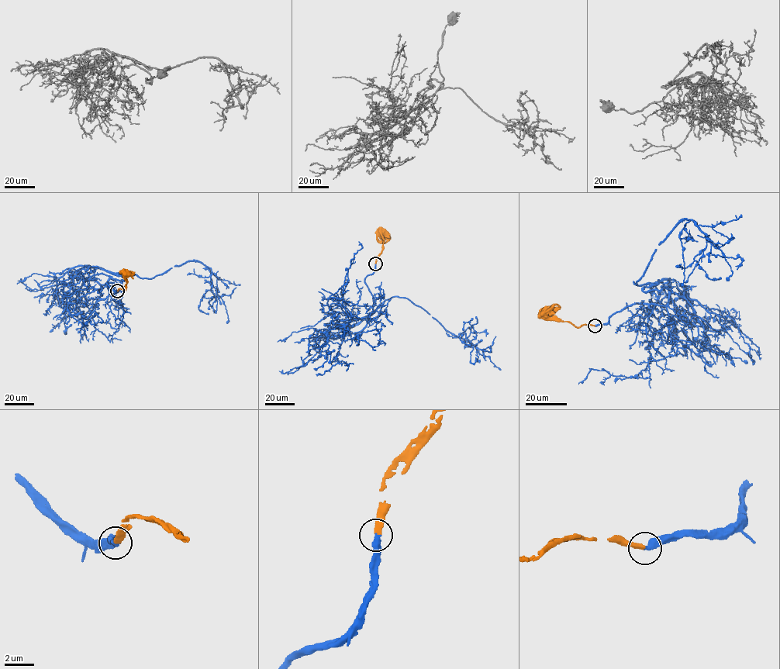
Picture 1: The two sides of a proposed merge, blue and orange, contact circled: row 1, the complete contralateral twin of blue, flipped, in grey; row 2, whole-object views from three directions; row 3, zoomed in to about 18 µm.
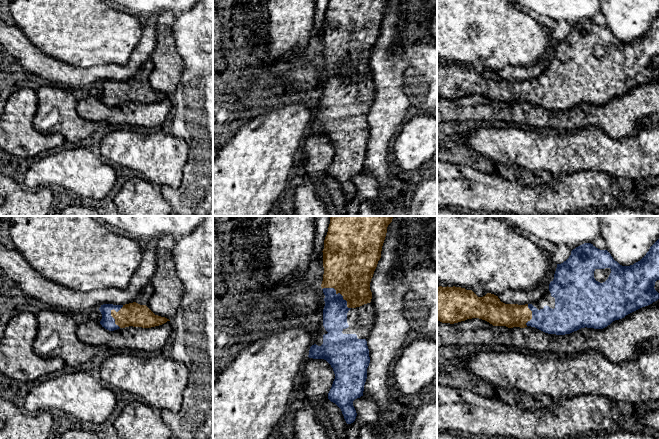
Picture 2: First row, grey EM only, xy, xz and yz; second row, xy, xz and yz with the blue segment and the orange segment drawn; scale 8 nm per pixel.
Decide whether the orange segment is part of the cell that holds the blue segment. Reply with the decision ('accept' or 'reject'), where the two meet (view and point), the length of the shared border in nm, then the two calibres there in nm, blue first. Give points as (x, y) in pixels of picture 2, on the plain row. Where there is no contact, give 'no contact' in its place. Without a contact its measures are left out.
accept; contact xz (338, 69); length 280 nm; calibres 190 and 420 nm

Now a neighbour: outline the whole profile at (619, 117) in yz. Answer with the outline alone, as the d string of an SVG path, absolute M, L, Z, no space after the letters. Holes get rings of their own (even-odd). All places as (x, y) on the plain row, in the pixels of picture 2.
M659 75L603 105L585 103L565 111L548 110L531 102L493 102L479 94L454 100L437 96L437 122L503 120L516 125L529 125L531 129L550 128L562 132L575 132L594 126L614 139L635 136L638 125L657 114Z

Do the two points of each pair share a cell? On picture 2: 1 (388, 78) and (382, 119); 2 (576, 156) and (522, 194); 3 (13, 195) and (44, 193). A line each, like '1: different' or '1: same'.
1: same
2: different
3: same

